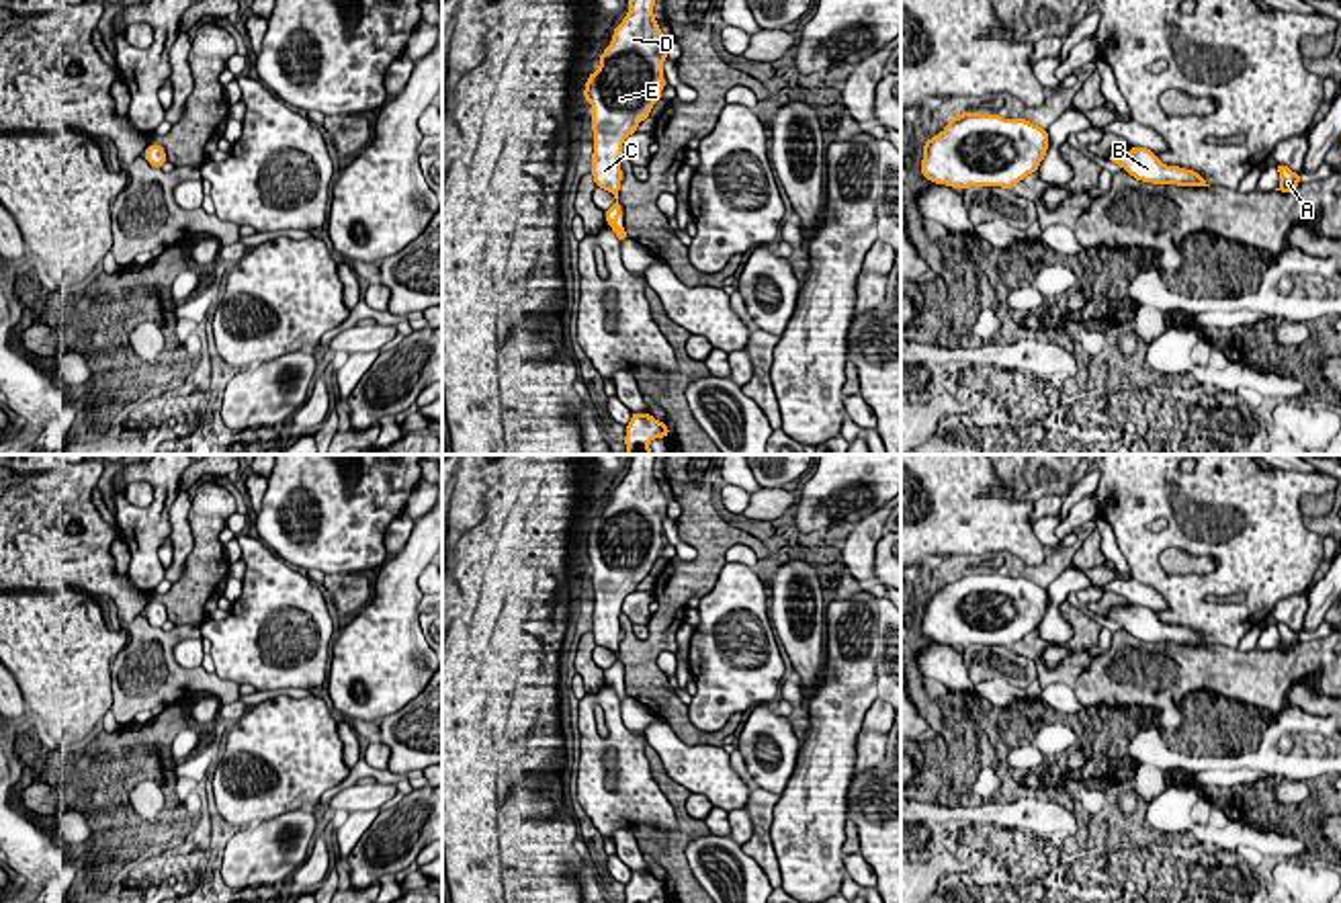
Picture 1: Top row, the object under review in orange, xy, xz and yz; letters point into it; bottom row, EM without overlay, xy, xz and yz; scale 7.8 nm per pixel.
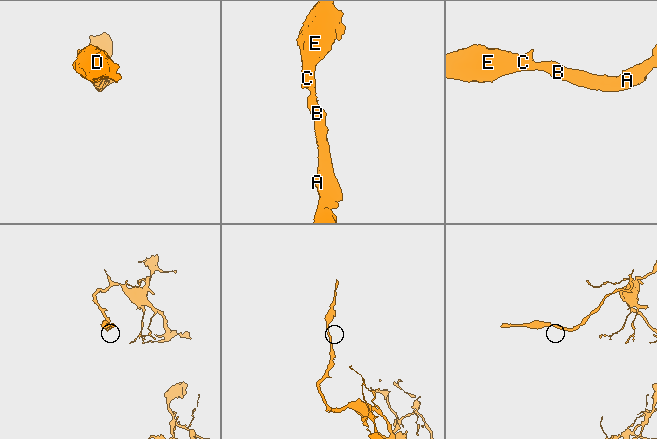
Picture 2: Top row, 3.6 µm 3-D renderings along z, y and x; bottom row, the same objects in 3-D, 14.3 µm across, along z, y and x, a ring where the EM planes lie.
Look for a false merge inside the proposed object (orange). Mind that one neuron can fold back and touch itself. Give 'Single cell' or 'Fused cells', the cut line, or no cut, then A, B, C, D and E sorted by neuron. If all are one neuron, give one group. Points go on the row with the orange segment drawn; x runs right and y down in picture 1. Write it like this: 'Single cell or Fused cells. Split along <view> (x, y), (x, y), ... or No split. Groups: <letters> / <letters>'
Single cell. No split. Groups: A B C D E

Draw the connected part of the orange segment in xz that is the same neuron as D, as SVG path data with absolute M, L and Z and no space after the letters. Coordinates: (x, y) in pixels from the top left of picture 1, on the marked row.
M629 0L629 12L614 29L610 45L600 55L600 66L588 76L583 96L592 104L592 176L596 186L614 195L616 203L604 211L618 242L626 231L618 225L622 213L618 190L622 170L618 158L622 143L641 121L649 119L665 86L663 59L667 39L653 14L655 0Z

